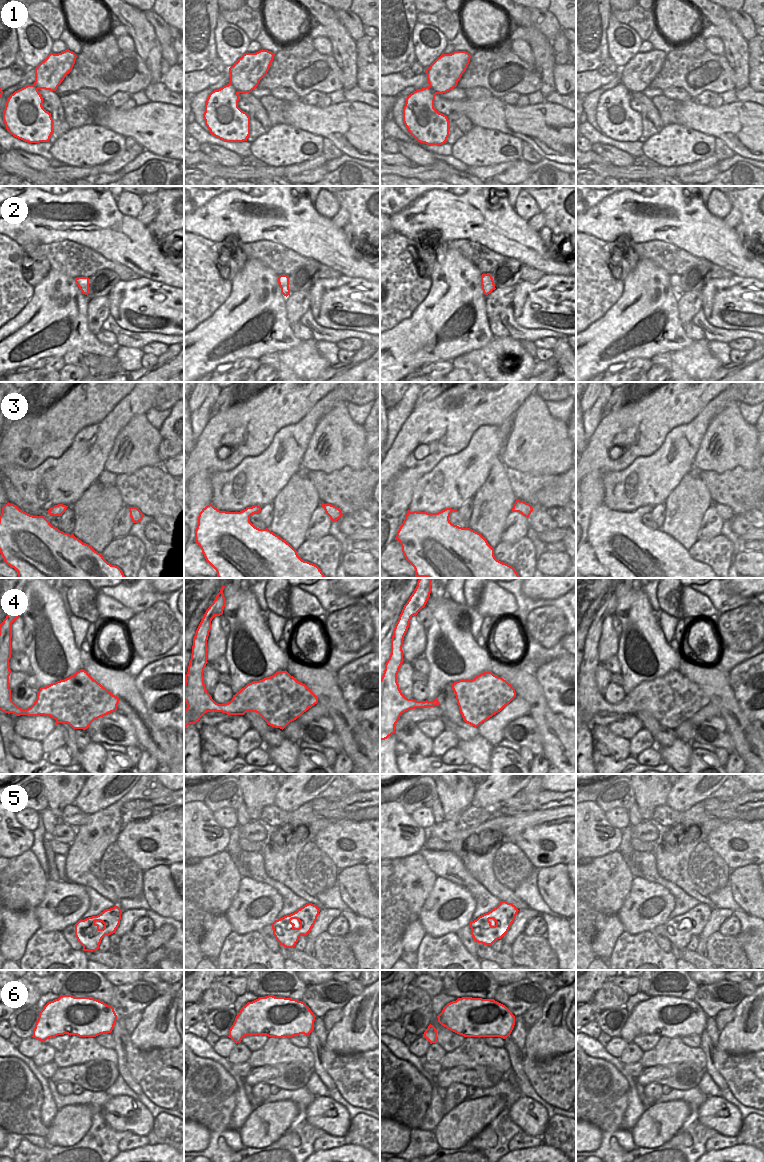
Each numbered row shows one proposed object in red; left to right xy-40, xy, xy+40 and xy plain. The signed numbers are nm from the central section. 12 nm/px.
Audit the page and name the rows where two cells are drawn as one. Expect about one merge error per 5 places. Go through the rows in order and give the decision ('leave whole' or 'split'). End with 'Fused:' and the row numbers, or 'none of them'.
1: leave whole
2: leave whole
3: leave whole
4: leave whole
5: leave whole
6: leave whole
Fused: none of them

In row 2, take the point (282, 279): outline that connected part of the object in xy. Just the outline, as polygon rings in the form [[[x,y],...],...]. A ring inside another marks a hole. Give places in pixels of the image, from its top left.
[[[280,275],[278,277],[278,283],[281,288],[281,293],[286,297],[290,295],[289,277],[287,275]]]

